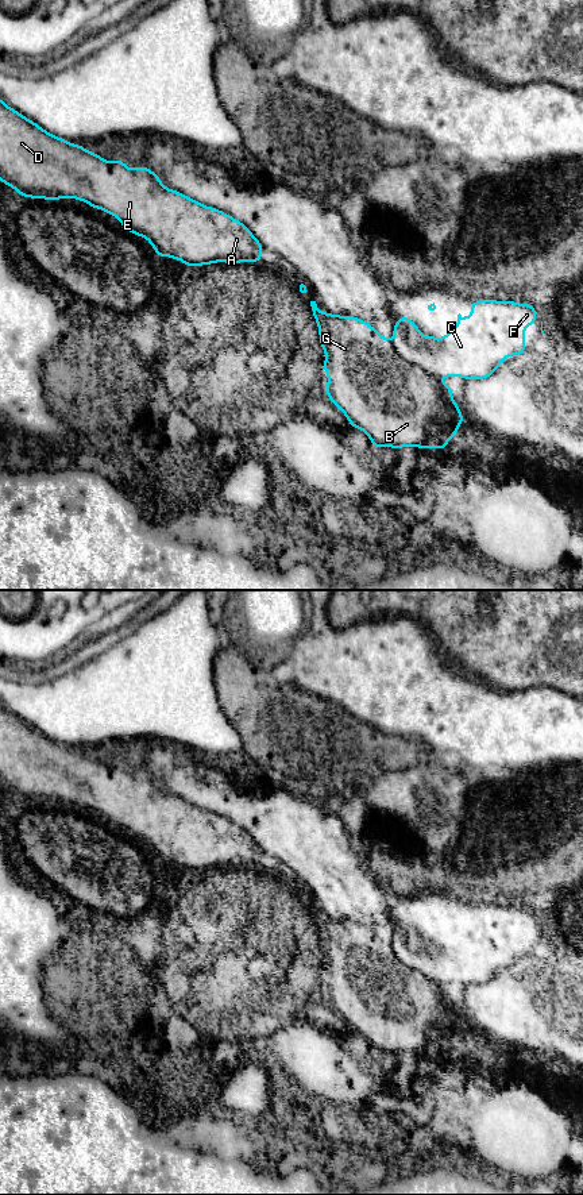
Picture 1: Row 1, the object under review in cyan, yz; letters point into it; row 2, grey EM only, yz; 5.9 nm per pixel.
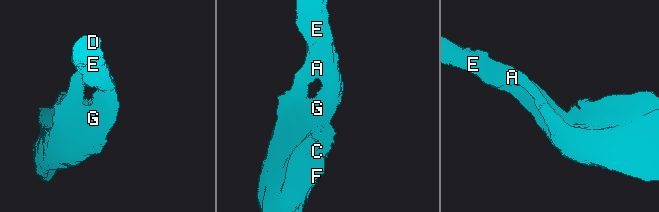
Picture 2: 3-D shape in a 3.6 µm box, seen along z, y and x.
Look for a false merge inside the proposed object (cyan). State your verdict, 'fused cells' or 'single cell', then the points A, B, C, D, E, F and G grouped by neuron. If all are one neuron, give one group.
fused cells; groups A B D E G / C F

